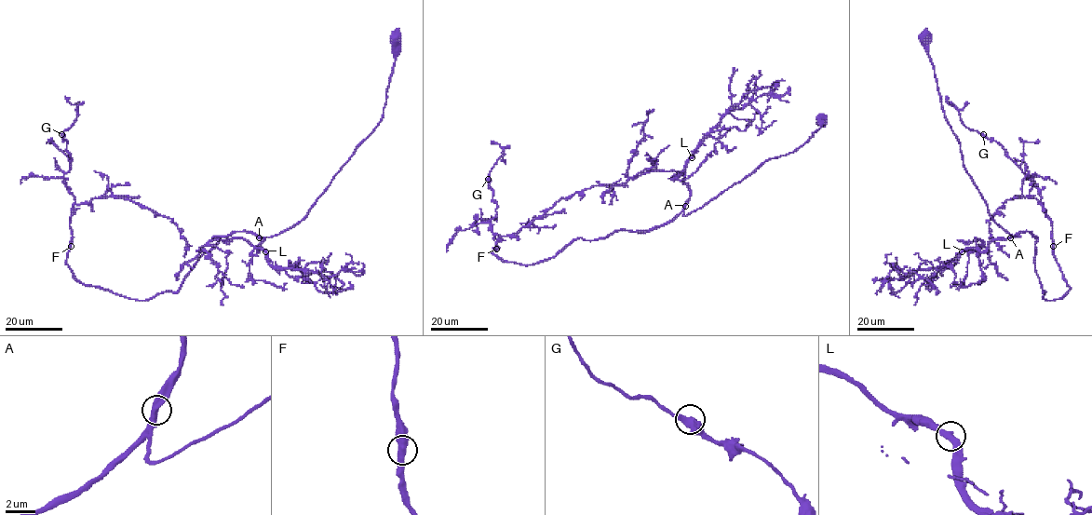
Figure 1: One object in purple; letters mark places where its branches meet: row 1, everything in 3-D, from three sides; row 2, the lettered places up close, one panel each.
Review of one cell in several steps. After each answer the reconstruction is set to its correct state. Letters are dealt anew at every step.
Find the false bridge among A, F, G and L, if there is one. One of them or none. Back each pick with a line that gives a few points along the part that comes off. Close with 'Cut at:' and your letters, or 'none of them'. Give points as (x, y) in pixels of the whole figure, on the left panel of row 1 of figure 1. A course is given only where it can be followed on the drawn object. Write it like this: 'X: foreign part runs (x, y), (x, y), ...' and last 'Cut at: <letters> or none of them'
Cut at: none of them

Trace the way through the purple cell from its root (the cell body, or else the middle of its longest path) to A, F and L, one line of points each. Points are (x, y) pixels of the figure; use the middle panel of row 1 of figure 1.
A: (822, 120), (825, 121), (813, 135), (792, 152), (766, 160), (741, 182), (685, 215), (685, 205)
F: (822, 120), (800, 147), (652, 229), (577, 237), (532, 264), (504, 262), (492, 252), (496, 249)
L: (822, 120), (802, 145), (766, 160), (684, 215), (690, 195), (683, 182), (684, 165), (692, 157)

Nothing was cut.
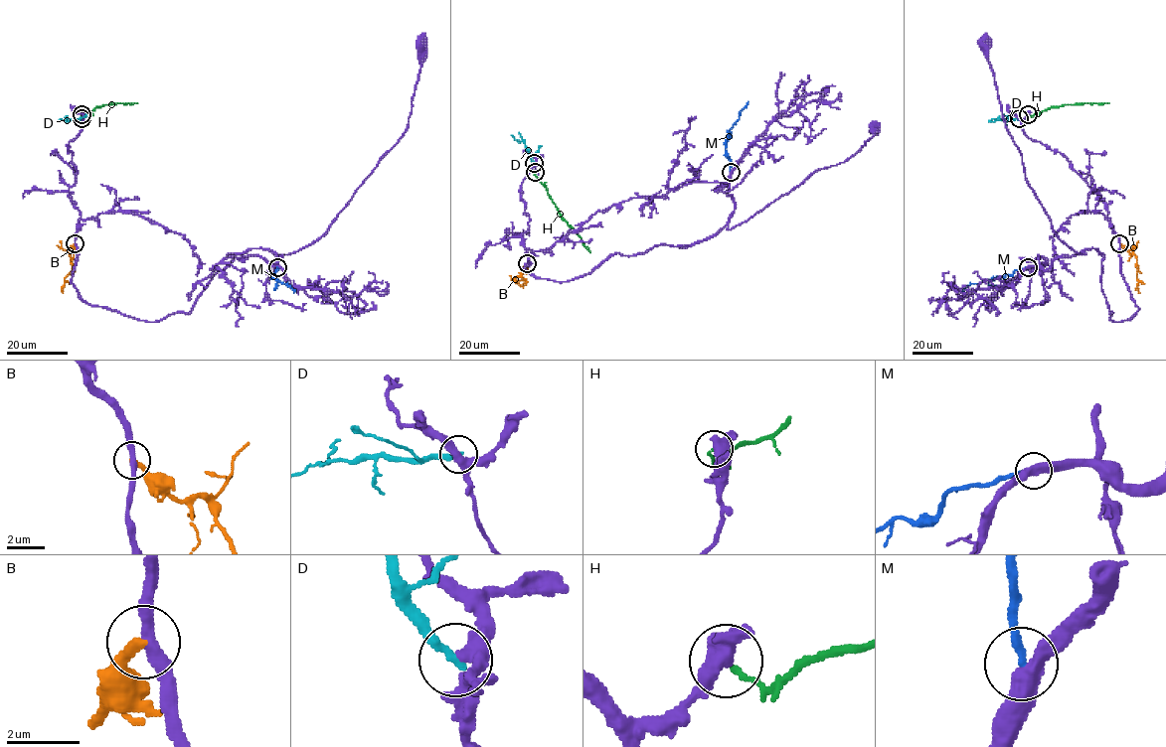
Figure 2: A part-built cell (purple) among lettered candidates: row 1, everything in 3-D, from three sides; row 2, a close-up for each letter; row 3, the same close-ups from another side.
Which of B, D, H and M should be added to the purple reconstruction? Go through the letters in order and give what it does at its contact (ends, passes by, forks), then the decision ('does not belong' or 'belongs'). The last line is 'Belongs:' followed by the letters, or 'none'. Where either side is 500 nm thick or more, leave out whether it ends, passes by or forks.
B: it ends; does not belong
D: it ends; does not belong
H: it ends; does not belong
M: it ends; belongs
Belongs: M

